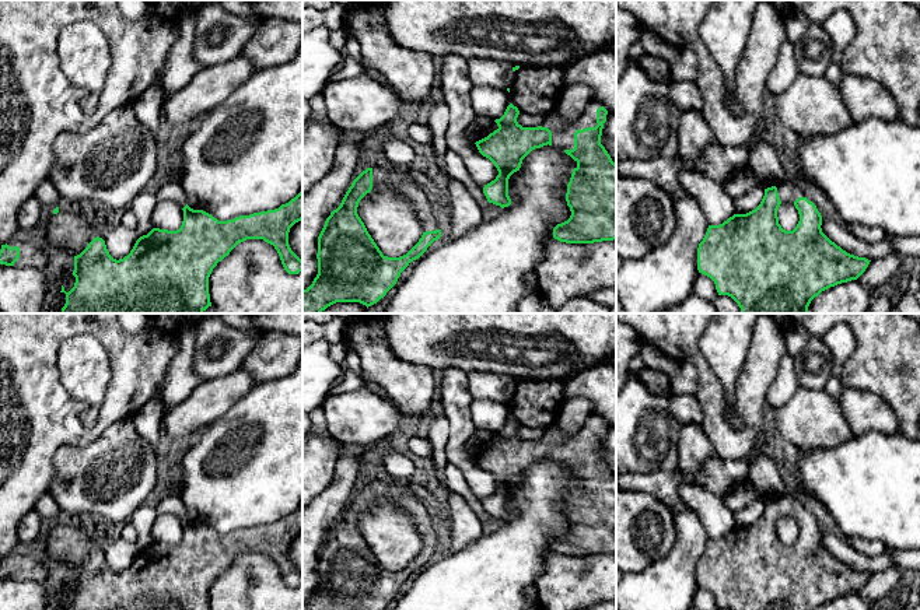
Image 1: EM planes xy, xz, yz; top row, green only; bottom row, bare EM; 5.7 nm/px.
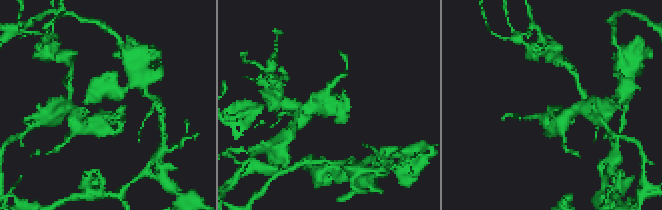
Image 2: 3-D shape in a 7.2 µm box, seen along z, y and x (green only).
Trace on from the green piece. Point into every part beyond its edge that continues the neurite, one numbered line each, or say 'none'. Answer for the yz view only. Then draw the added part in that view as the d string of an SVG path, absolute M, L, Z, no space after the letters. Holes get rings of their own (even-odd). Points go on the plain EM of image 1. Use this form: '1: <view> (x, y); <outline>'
1: yz (789, 505); M787 494L780 495L776 501L777 501L777 506L779 506L781 518L794 519L794 515L798 511L805 511L801 501Z

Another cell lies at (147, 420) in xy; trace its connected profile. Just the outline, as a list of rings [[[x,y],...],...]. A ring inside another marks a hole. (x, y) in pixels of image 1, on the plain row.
[[[154,399],[143,404],[133,416],[133,424],[137,434],[155,446],[161,438],[161,420],[164,417],[162,399]]]

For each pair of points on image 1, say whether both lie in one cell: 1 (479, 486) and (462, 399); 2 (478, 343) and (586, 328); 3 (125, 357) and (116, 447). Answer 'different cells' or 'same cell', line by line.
1: same cell
2: same cell
3: different cells

